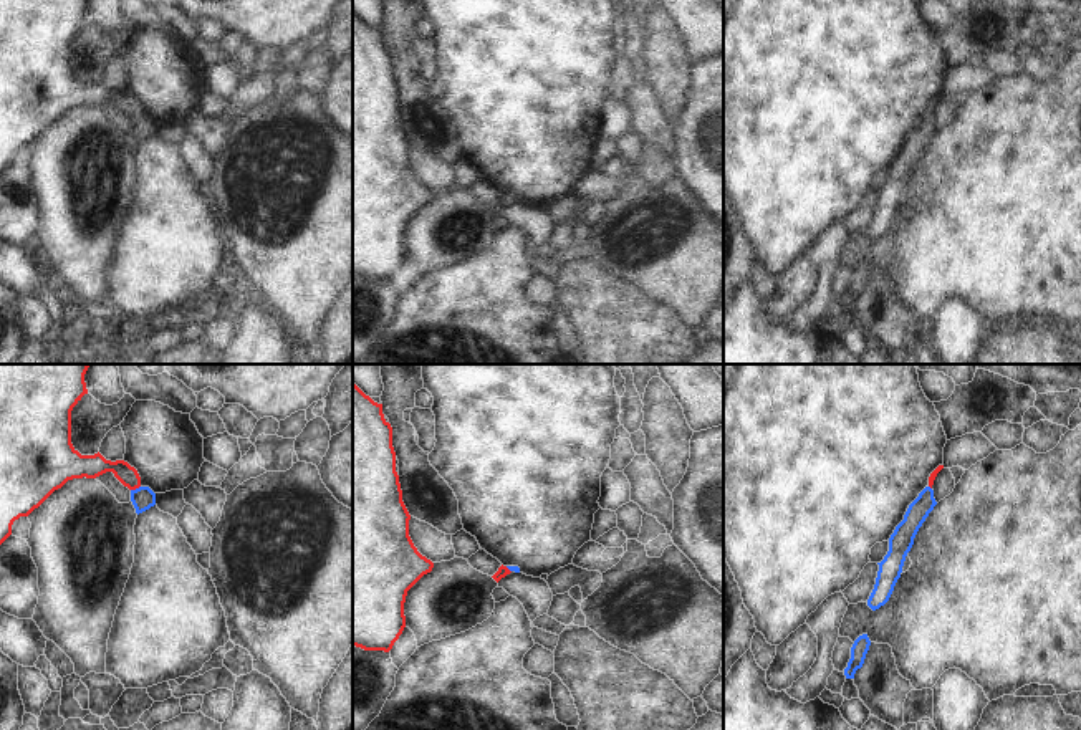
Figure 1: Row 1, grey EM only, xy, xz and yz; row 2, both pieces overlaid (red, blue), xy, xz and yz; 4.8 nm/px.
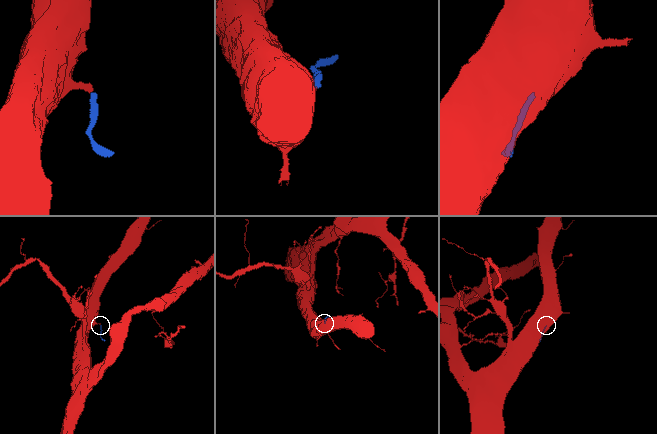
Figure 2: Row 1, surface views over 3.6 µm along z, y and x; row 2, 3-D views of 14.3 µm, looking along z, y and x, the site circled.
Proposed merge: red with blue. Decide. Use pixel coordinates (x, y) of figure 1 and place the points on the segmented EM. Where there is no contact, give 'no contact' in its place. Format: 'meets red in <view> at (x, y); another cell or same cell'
meets red in xy at (134, 489); same cell

